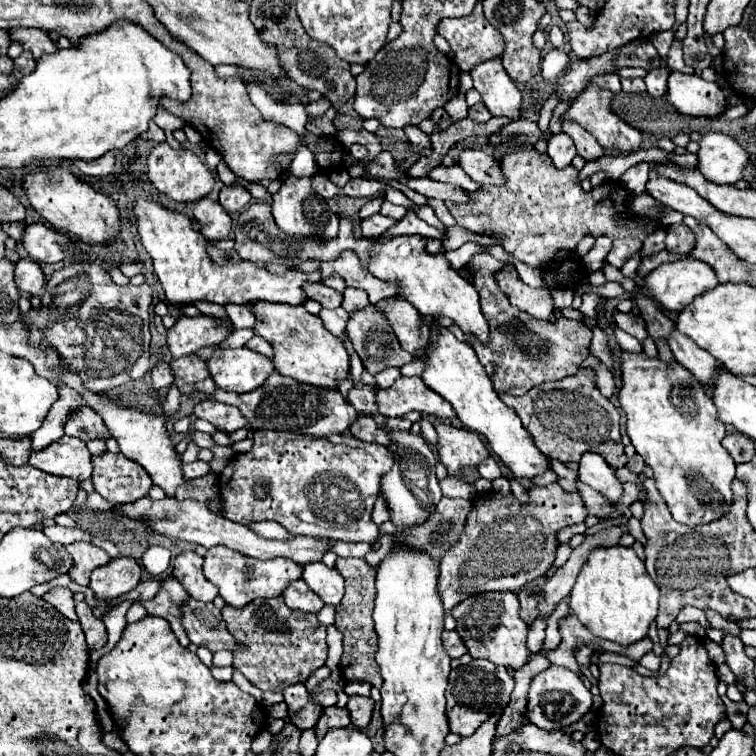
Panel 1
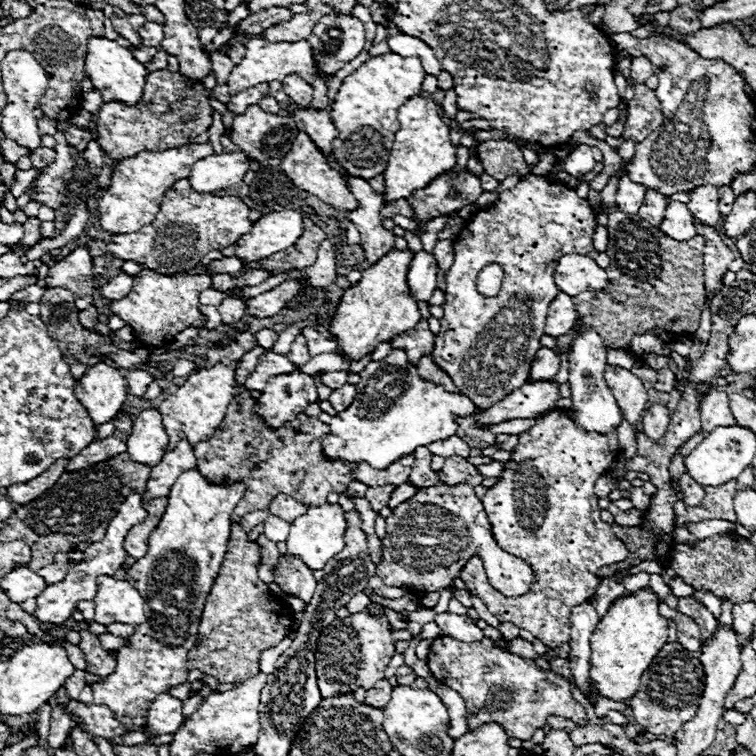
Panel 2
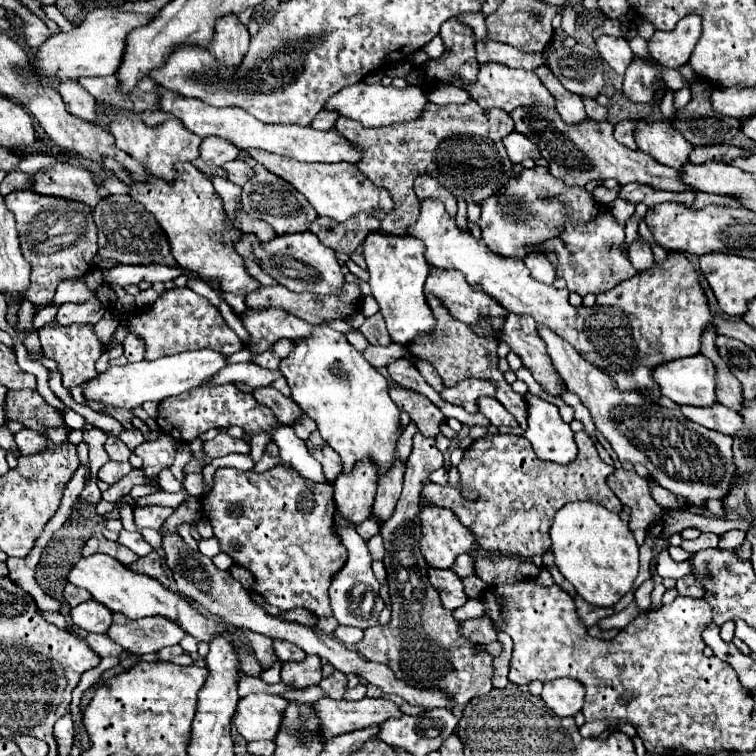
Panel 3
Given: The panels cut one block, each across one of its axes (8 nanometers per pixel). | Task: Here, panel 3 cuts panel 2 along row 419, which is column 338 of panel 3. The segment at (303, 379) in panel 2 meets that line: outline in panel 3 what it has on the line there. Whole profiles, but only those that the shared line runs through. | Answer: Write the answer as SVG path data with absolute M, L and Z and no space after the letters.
M312 232L278 236L270 244L256 246L254 254L262 260L264 272L268 272L278 284L292 292L312 292L312 294L340 294L346 280L340 270L338 258L332 248L320 244Z

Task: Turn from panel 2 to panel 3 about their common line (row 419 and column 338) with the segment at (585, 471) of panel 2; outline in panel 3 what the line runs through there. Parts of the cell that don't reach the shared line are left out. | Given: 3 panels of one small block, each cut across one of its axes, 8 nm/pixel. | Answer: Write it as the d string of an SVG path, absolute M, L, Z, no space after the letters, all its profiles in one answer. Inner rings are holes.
M278 464L262 474L252 470L242 472L236 468L218 468L214 474L212 492L202 498L202 508L206 520L214 528L214 536L218 538L222 552L226 552L236 564L254 574L256 594L260 594L268 604L280 608L282 612L292 608L306 608L316 616L330 616L332 610L328 600L328 584L348 558L340 538L332 532L336 510L332 492L332 482L308 480L284 464ZM232 542L238 542L240 548L236 550Z

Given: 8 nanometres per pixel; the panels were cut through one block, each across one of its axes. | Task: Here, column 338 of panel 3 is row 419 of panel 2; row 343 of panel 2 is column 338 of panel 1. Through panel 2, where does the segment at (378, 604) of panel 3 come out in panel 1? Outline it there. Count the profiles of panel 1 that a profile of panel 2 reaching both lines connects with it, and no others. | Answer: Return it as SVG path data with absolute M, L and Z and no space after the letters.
M312 562L304 566L302 578L326 604L336 606L344 596L344 578L324 562Z

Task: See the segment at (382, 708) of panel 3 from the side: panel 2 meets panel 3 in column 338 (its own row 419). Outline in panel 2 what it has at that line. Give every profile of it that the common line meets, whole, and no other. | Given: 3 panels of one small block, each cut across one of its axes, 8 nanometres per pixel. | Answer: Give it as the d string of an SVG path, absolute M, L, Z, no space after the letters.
M715 387L710 388L710 392L702 400L700 422L702 422L704 432L712 432L716 426L734 426L736 424L732 412L730 412L730 406L728 406L726 392L718 392Z

